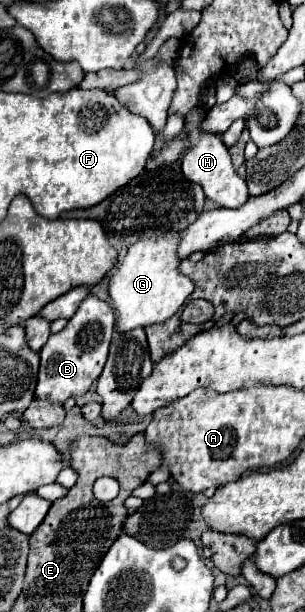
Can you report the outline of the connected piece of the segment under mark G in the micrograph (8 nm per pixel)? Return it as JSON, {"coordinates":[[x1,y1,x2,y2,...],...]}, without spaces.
{"coordinates":[[169,233,161,239,143,239,129,247,123,263,109,277,109,297,115,309,117,333,129,333,137,327,163,323,173,317,193,291,189,277,177,273,177,235]]}

